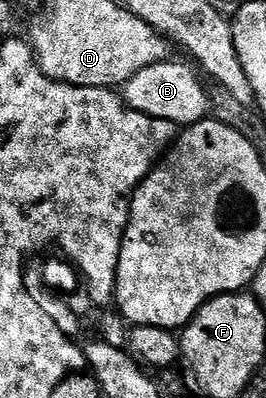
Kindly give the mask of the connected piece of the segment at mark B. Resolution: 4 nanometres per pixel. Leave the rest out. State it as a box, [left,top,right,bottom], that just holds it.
[120,60,211,127]

